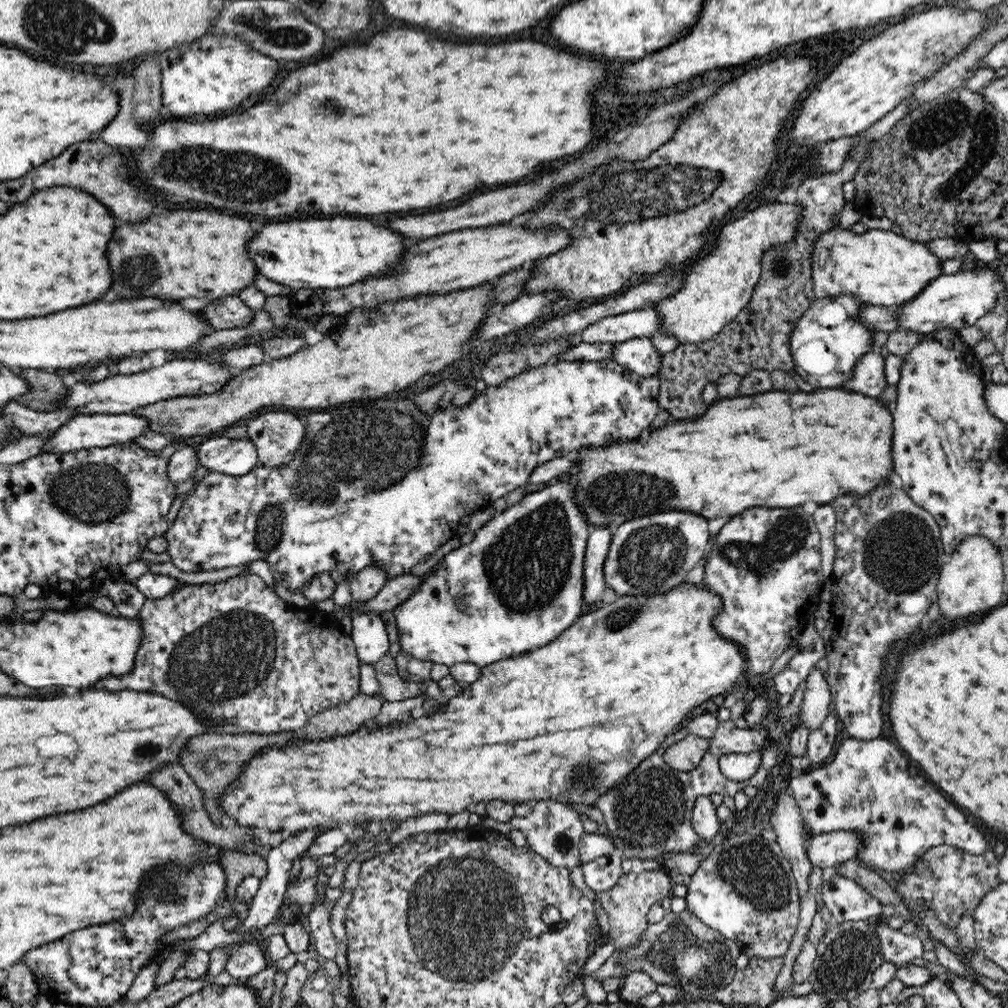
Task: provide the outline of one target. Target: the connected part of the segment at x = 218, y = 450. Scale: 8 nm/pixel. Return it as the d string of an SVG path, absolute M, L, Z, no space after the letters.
M223 436L208 439L198 445L196 455L198 455L200 466L210 469L210 473L220 472L227 476L244 476L244 474L254 470L255 465L259 464L256 445L254 445L250 438L234 440Z

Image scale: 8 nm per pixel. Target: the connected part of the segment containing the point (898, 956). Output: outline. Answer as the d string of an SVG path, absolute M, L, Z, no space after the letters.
M879 920L874 929L880 937L880 949L883 951L884 961L900 967L908 965L916 958L923 958L925 950L917 934L906 935L900 929L889 927L884 920Z

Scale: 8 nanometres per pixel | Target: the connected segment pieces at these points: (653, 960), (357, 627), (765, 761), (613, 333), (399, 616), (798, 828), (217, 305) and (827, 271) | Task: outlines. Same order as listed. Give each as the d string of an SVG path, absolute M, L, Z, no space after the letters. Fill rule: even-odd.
M688 909L664 915L660 922L648 924L648 928L640 934L642 942L626 951L614 951L598 970L591 976L598 982L625 975L632 971L642 970L656 984L668 986L682 986L689 1000L700 998L713 999L716 991L726 988L726 985L736 976L736 960L741 954L740 945L734 940L726 938L722 933L707 927L694 913Z
M356 613L352 616L351 639L354 641L360 664L373 666L388 652L388 630L380 613Z
M732 720L719 722L716 733L709 739L709 748L694 770L684 772L672 768L663 758L672 744L686 738L688 731L681 725L673 734L670 734L664 743L648 759L643 760L625 778L599 796L596 807L604 815L603 831L614 843L616 849L623 852L624 858L638 858L644 861L649 858L657 859L660 854L673 852L693 852L694 846L700 841L699 835L693 829L691 822L695 802L699 796L721 794L734 796L742 792L746 786L762 787L768 774L778 759L777 745L765 744L756 730L740 730ZM761 752L762 760L758 772L752 778L734 782L726 778L719 767L719 760L734 753L752 754Z
M648 307L607 316L598 321L580 333L581 342L616 344L638 338L651 339L663 328L662 317Z
M560 481L554 485L547 485L542 490L527 493L513 506L506 508L504 511L496 512L494 518L490 522L486 522L474 534L472 542L452 550L428 573L424 574L422 580L420 580L418 590L410 598L402 600L402 604L398 604L393 609L398 627L400 650L416 659L428 660L436 664L446 664L449 667L456 664L456 662L466 661L484 667L497 663L499 660L508 659L520 653L546 646L549 642L556 640L566 628L570 628L570 625L582 616L582 606L584 606L584 558L591 527L588 523L588 517L582 513L582 509L576 503L576 495L574 495L572 488L574 488L574 485L570 481Z
M782 788L776 803L777 809L771 818L772 828L777 834L777 842L782 853L790 861L799 888L799 896L806 896L810 888L808 885L810 874L814 870L814 865L806 853L810 833L795 798L786 788Z
M238 295L210 300L209 304L197 312L211 324L214 331L242 329L248 327L254 318L254 309L248 307Z
M840 226L830 228L812 250L813 291L817 299L854 295L868 305L893 307L914 300L930 280L943 275L941 259L922 241L898 236L888 230L855 234Z

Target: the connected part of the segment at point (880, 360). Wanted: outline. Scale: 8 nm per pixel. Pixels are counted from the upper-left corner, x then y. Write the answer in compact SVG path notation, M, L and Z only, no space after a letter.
M879 352L864 354L856 366L852 378L840 386L848 391L858 392L864 396L880 397L889 386L884 373L884 357Z

